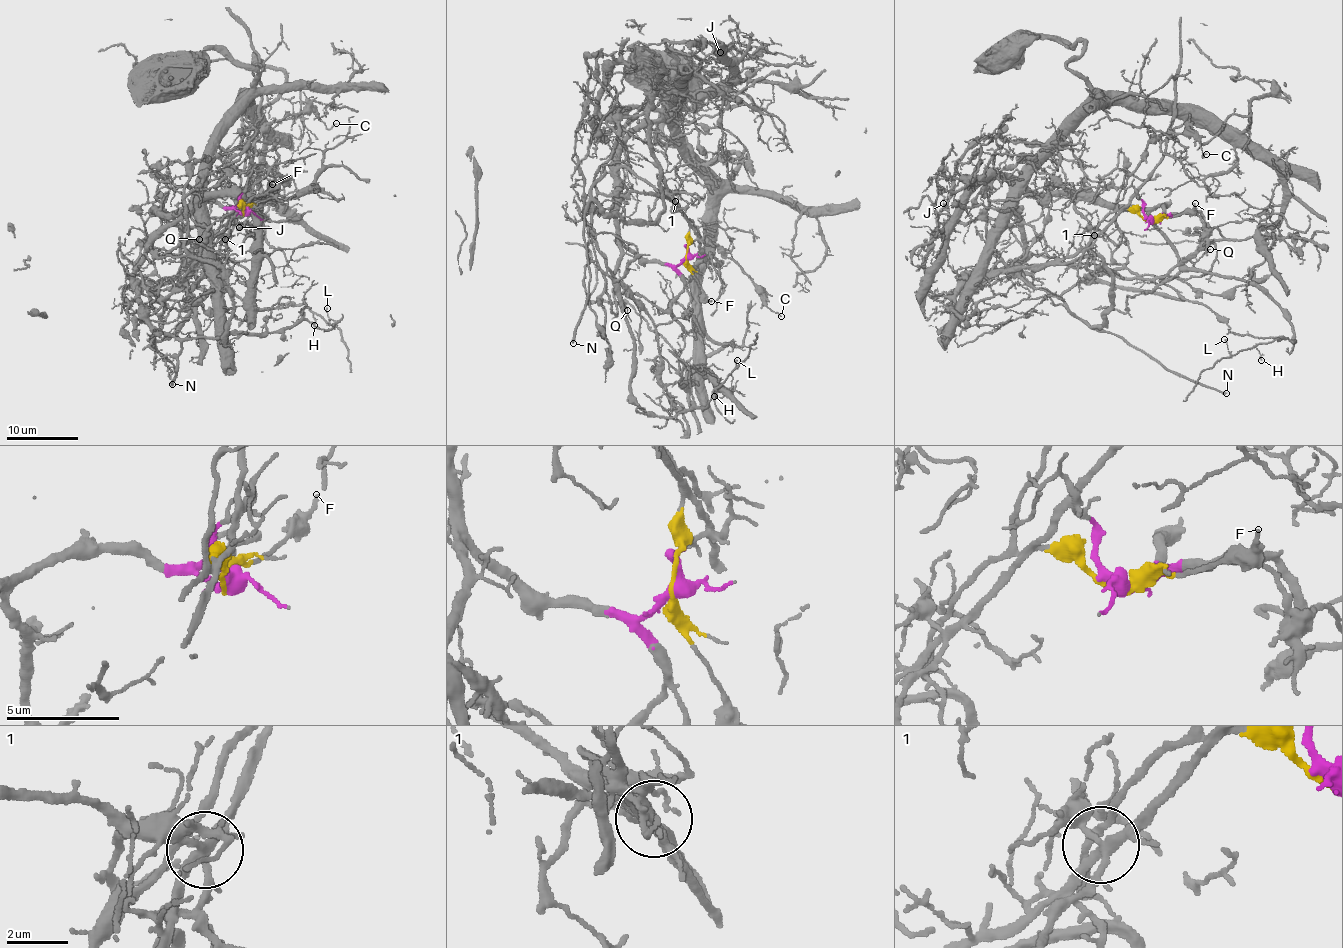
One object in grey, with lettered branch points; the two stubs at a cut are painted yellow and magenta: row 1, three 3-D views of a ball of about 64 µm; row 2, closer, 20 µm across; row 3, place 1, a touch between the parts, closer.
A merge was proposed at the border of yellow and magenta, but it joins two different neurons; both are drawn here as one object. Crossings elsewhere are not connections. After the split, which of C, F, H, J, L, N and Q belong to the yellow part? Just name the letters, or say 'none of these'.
C, F, J, N

